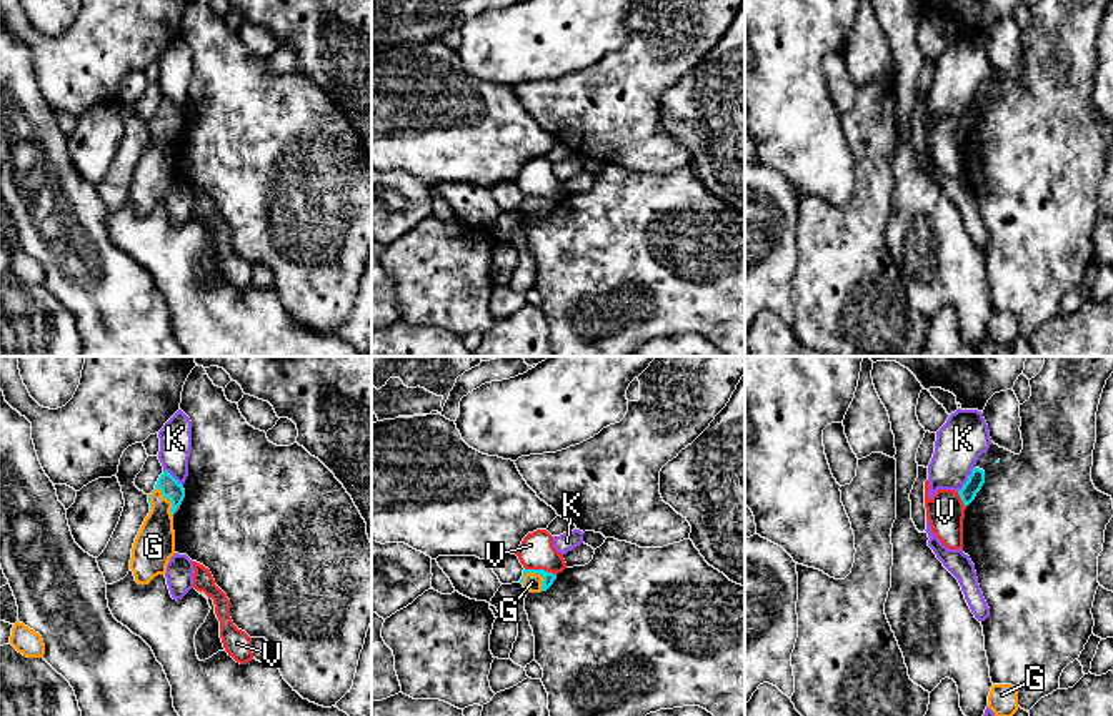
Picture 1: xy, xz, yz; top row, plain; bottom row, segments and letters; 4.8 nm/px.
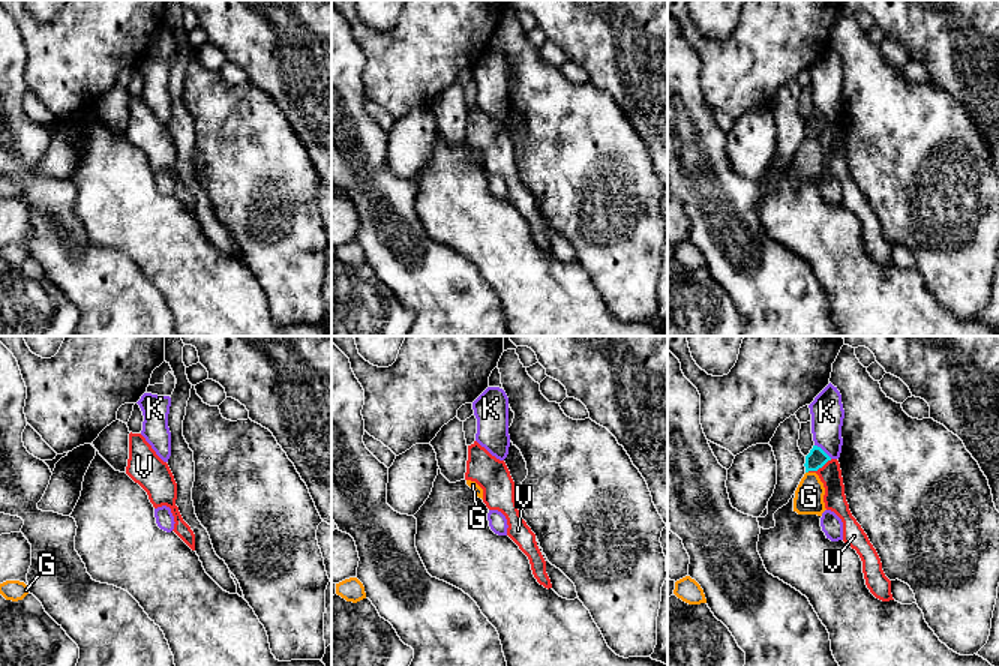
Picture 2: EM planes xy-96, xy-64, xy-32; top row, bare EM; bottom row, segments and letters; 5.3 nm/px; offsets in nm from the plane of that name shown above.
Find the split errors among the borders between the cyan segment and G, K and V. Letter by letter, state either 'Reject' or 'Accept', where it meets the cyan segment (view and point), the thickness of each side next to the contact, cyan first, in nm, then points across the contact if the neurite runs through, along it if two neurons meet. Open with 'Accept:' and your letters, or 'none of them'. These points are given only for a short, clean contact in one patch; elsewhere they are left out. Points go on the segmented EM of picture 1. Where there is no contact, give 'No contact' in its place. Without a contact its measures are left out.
Accept: none of them
G: Reject. Touches cyan at xy (170, 500). Thickness 100 nm (cyan) against 200 nm
K: Reject. Touches cyan at yz (968, 480). Thickness 80 nm (cyan) against 240 nm
V: Reject. Touches cyan at xz (540, 570). Thickness 60 nm (cyan) against 170 nm. Boundary: xz (525, 568), (544, 568), (555, 575)

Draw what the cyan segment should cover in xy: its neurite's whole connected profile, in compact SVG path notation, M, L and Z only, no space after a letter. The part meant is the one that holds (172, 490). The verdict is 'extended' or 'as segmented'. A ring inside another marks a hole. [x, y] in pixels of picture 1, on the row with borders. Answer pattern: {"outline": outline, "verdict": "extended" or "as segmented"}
{"outline": "M163 471L155 485L155 490L157 488L162 490L163 498L172 501L170 513L175 515L185 498L183 485L180 485L168 471Z", "verdict": "as segmented"}

